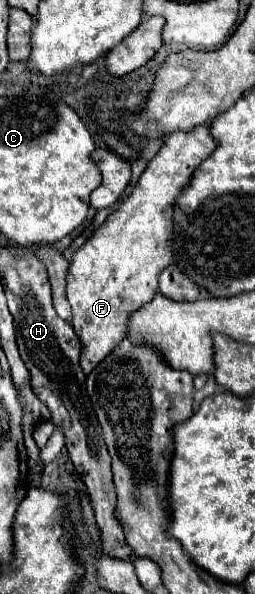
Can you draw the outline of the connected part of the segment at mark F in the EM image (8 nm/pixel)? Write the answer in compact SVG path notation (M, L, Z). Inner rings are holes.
M200 125L192 131L172 131L164 137L162 149L146 165L132 193L124 203L108 215L108 219L94 231L94 235L74 253L68 271L68 301L72 305L72 325L82 343L80 365L84 373L90 373L126 335L128 317L132 311L140 309L158 291L158 273L172 263L172 213L176 199L182 189L190 183L196 167L216 149L216 139L210 137L210 125Z

